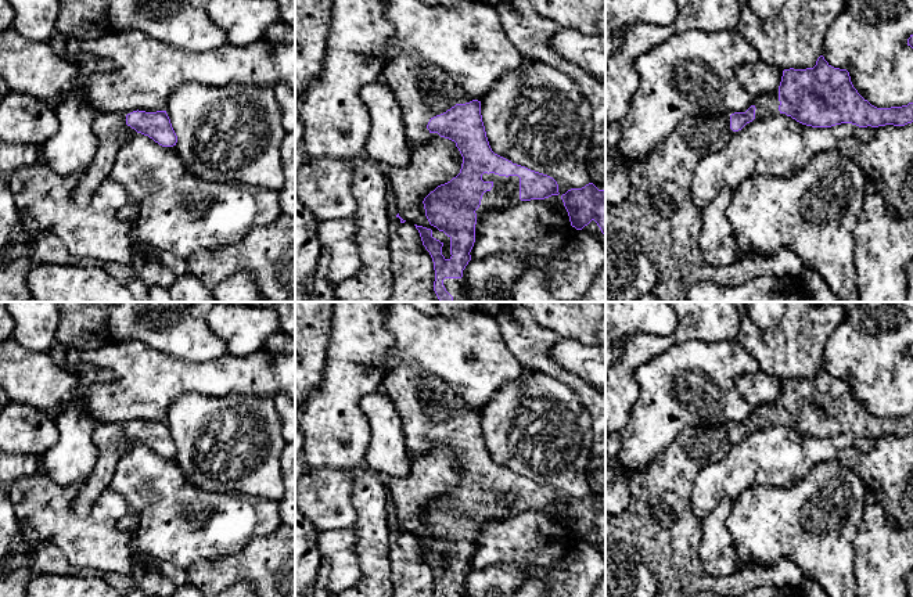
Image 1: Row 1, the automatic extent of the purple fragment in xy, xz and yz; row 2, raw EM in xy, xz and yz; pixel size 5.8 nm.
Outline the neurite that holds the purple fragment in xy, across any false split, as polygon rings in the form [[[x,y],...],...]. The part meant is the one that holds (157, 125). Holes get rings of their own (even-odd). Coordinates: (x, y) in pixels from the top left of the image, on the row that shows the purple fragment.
[[[137,109],[127,115],[100,112],[91,129],[98,140],[98,147],[72,194],[72,201],[76,204],[86,204],[91,199],[94,191],[109,176],[122,145],[136,133],[148,136],[162,147],[173,147],[177,143],[166,111],[145,112]]]

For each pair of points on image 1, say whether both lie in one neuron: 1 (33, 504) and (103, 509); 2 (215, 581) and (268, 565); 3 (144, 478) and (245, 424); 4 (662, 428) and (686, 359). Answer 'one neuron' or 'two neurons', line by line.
1: one neuron
2: one neuron
3: two neurons
4: one neuron

